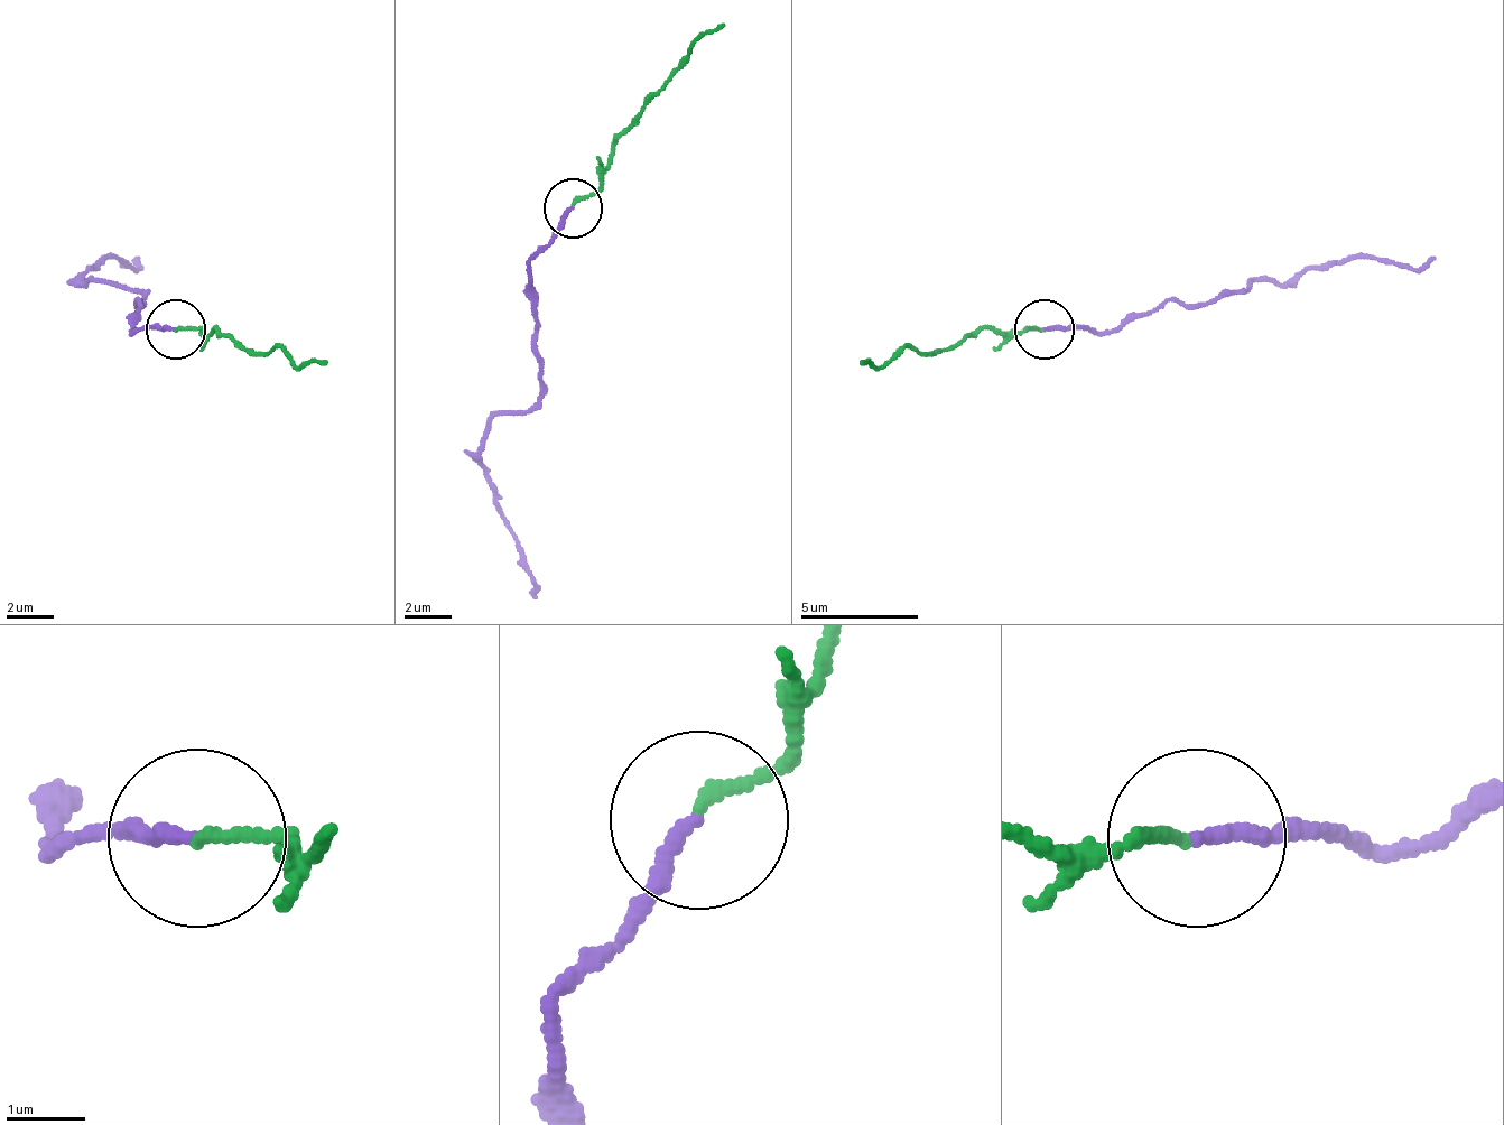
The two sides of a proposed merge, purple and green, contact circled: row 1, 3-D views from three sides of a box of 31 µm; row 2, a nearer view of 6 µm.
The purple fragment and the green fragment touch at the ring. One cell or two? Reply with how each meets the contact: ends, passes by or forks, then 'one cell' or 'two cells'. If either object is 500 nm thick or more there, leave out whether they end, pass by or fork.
purple ends there; green ends there; one cell

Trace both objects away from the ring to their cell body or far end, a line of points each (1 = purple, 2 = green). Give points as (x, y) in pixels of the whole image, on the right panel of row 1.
1: (1046, 331), (1123, 331), (1170, 300), (1205, 307), (1253, 282), (1288, 282), (1347, 259), (1436, 259)
2: (1040, 331), (975, 331), (957, 347), (903, 347), (880, 365), (862, 365)

